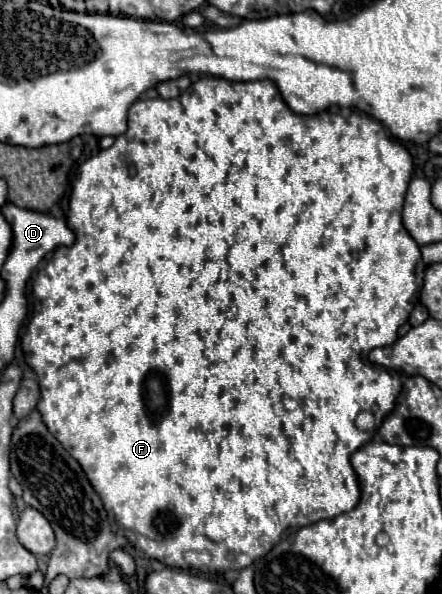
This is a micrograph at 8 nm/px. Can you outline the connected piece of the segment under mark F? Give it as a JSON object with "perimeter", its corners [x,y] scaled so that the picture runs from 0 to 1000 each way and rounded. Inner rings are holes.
{"perimeter":[[[464,126],[446,133],[432,143],[432,153],[396,163],[396,167],[314,167],[292,180],[292,210],[278,227],[269,227],[256,241],[256,247],[229,254],[224,261],[206,264],[179,281],[179,295],[165,308],[161,332],[156,332],[156,355],[152,355],[152,379],[170,392],[170,409],[161,416],[138,416],[120,426],[120,449],[102,449],[97,456],[84,460],[75,473],[75,530],[66,537],[61,557],[48,571],[48,584],[57,594],[57,604],[66,618],[84,628],[88,648],[93,648],[93,675],[88,675],[88,695],[97,699],[97,709],[106,722],[124,732],[124,739],[183,779],[188,793],[197,796],[197,806],[206,810],[210,823],[224,830],[233,840],[233,850],[242,857],[247,877],[260,891],[260,897],[283,901],[296,914],[314,904],[360,911],[360,918],[305,918],[328,928],[333,938],[355,941],[382,955],[428,958],[491,965],[491,961],[545,961],[559,951],[568,951],[577,941],[604,934],[631,911],[649,907],[658,897],[690,884],[708,884],[726,874],[753,874],[767,864],[794,860],[812,847],[812,810],[808,800],[794,786],[794,766],[803,756],[812,756],[821,746],[839,742],[844,729],[839,726],[812,726],[803,719],[803,702],[812,692],[839,692],[848,695],[853,715],[867,709],[867,702],[889,689],[894,668],[903,665],[907,655],[907,638],[903,628],[862,614],[839,614],[830,608],[830,594],[848,584],[871,584],[885,581],[898,571],[898,554],[921,540],[925,527],[934,524],[939,510],[948,507],[948,490],[957,483],[957,456],[962,443],[952,436],[948,412],[934,406],[925,389],[912,379],[907,355],[912,355],[912,338],[916,325],[930,305],[934,291],[934,268],[912,241],[898,234],[885,234],[862,207],[853,207],[839,197],[826,194],[794,194],[776,197],[767,190],[744,190],[726,187],[713,194],[672,194],[663,190],[649,173],[640,170],[631,150],[618,143],[618,136],[595,133],[595,136],[572,136],[572,140],[527,140],[514,133],[477,130]]]}

